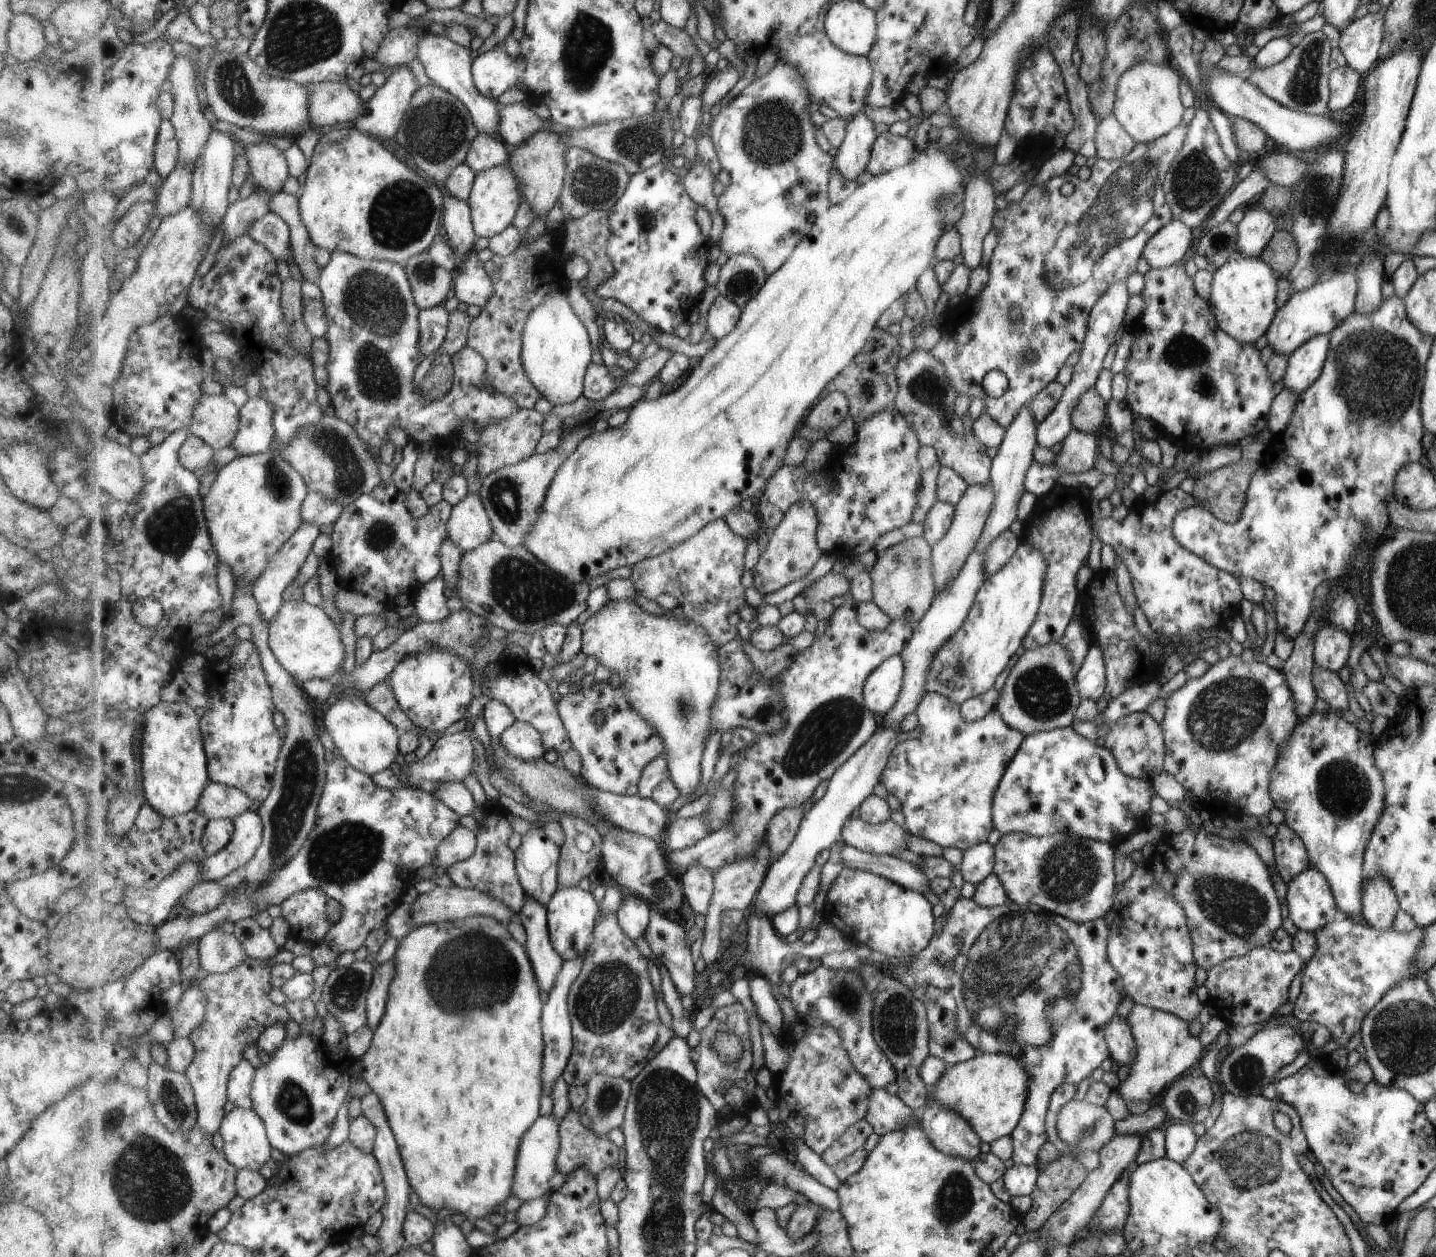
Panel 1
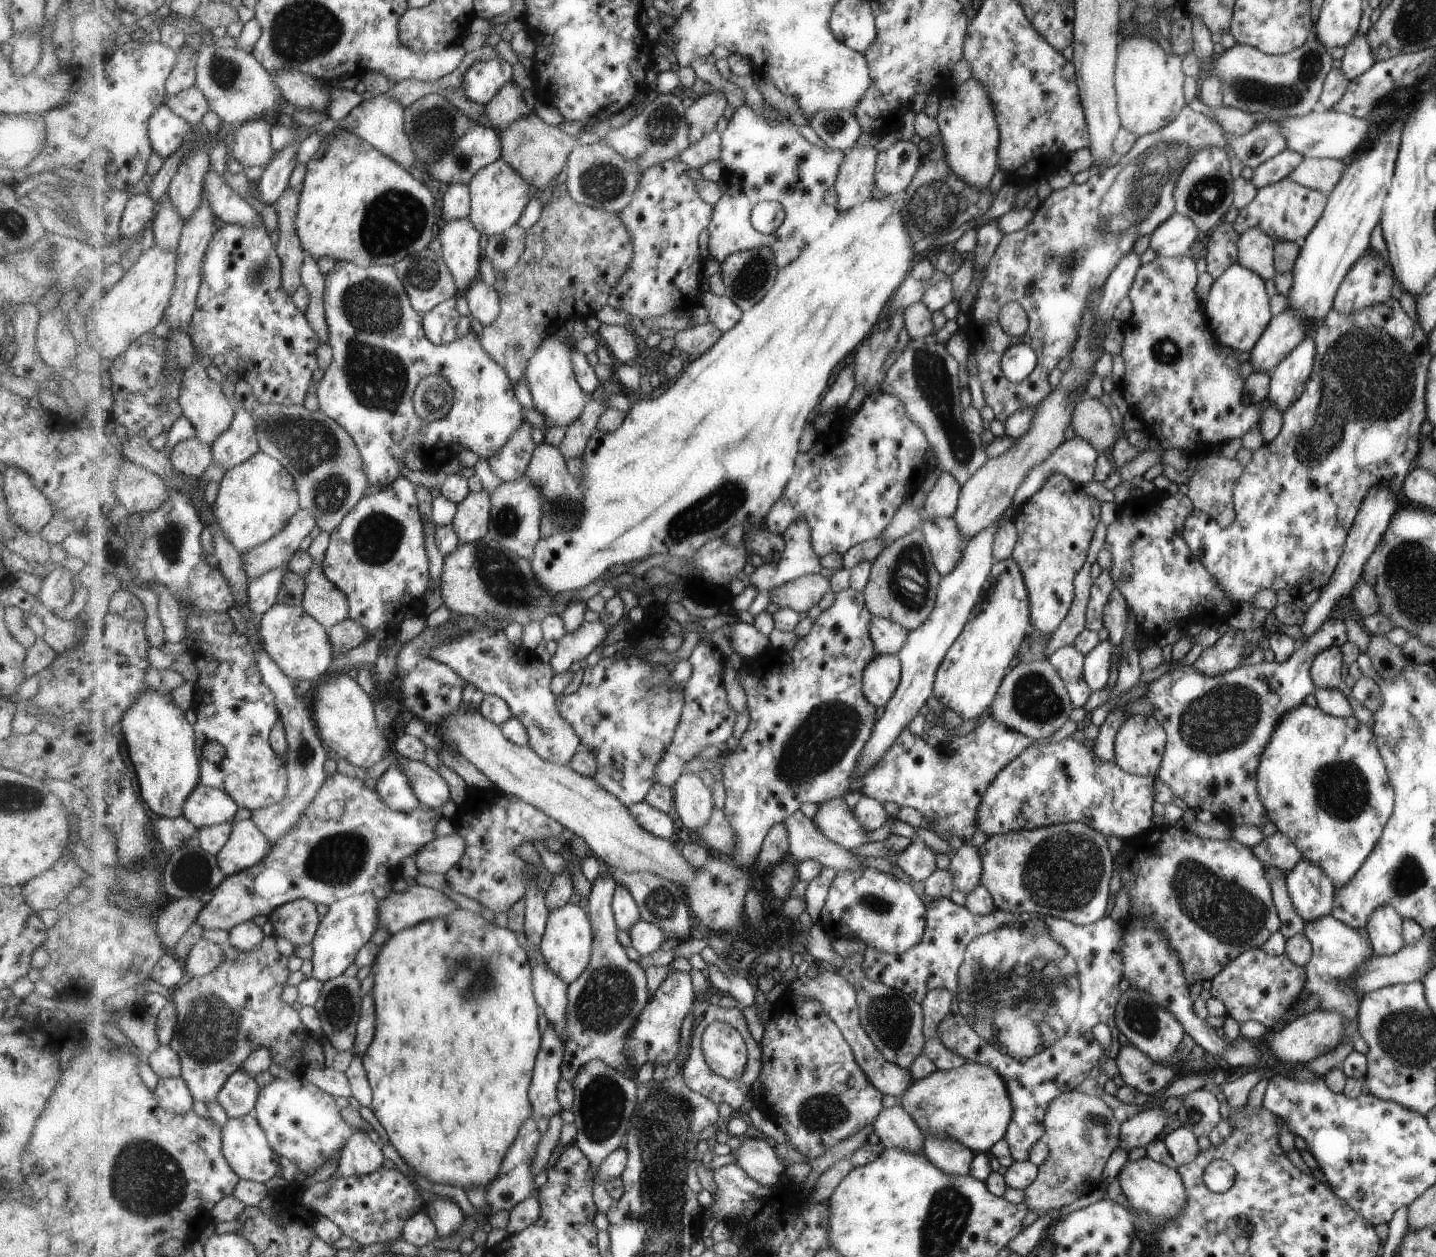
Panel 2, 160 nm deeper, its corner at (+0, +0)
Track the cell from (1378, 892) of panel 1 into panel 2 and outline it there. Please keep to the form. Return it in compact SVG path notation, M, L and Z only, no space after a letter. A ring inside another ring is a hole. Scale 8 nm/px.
M1383 905L1371 912L1364 934L1371 943L1372 954L1388 957L1405 945L1403 941L1404 921L1389 905Z

